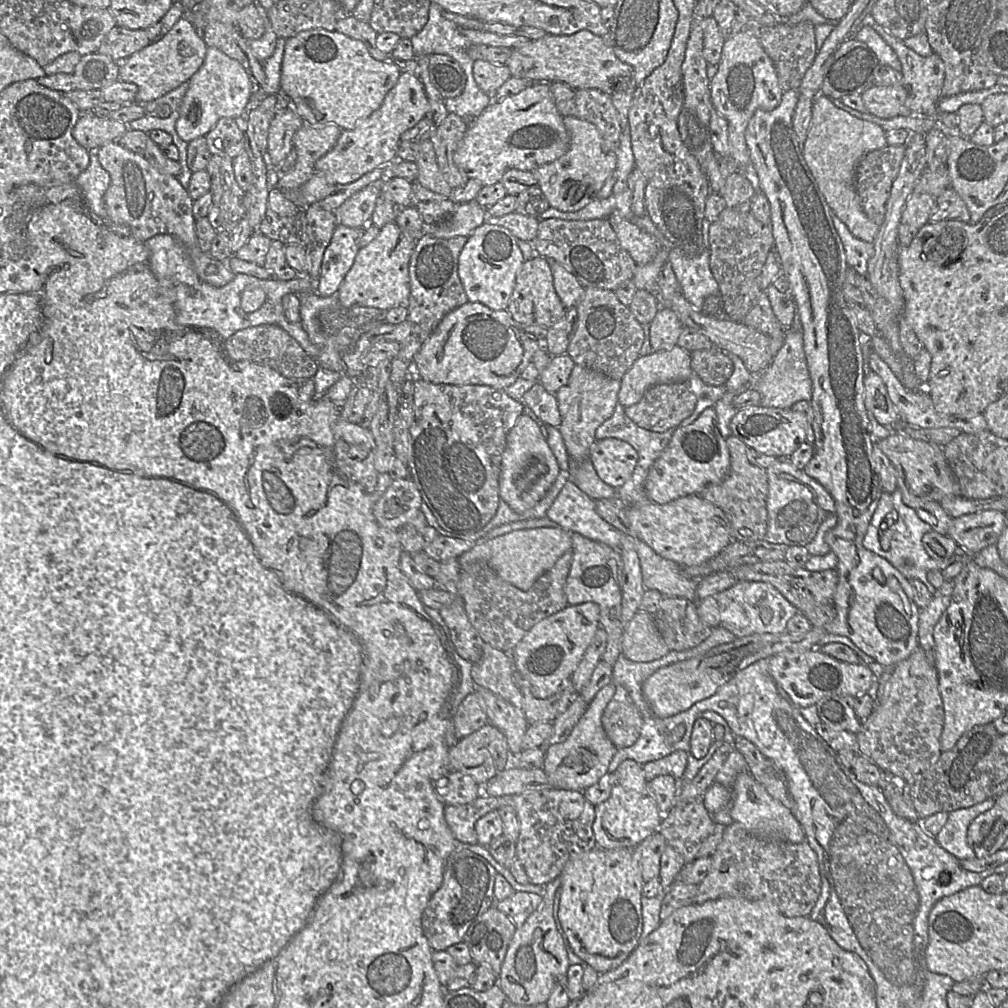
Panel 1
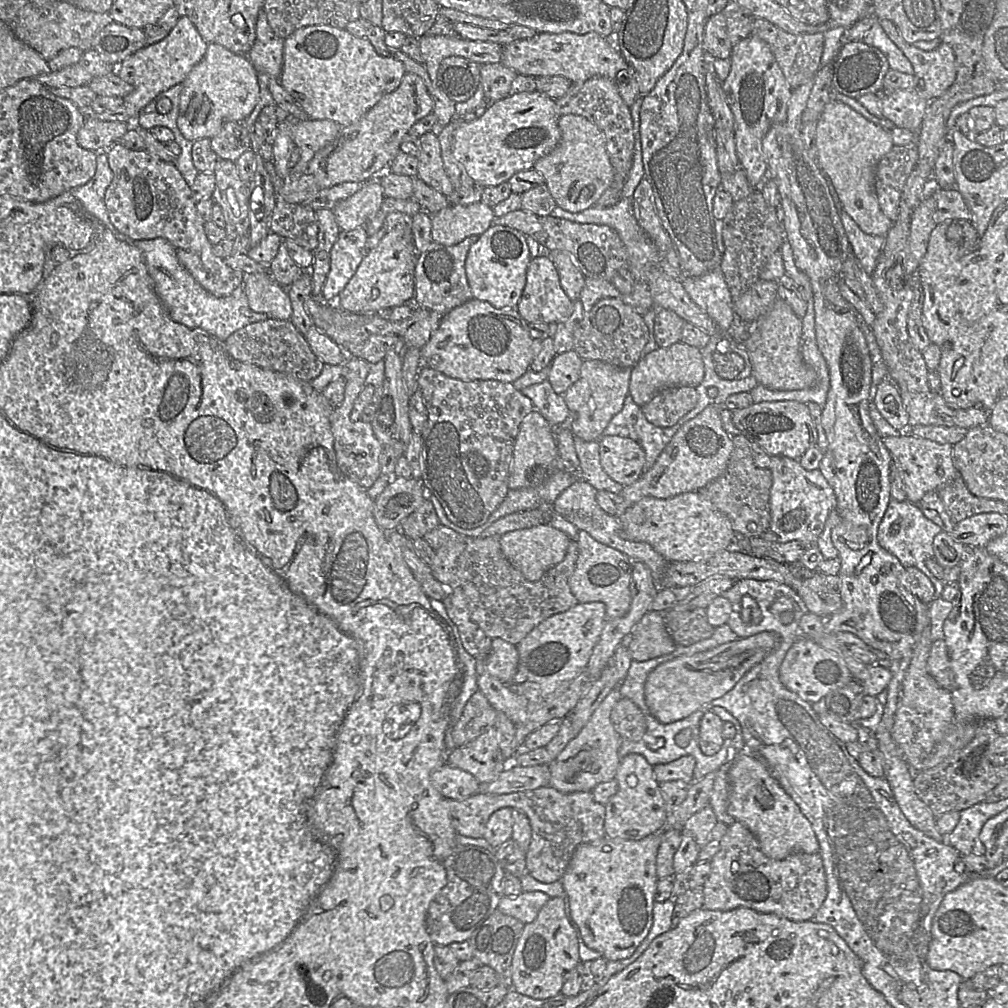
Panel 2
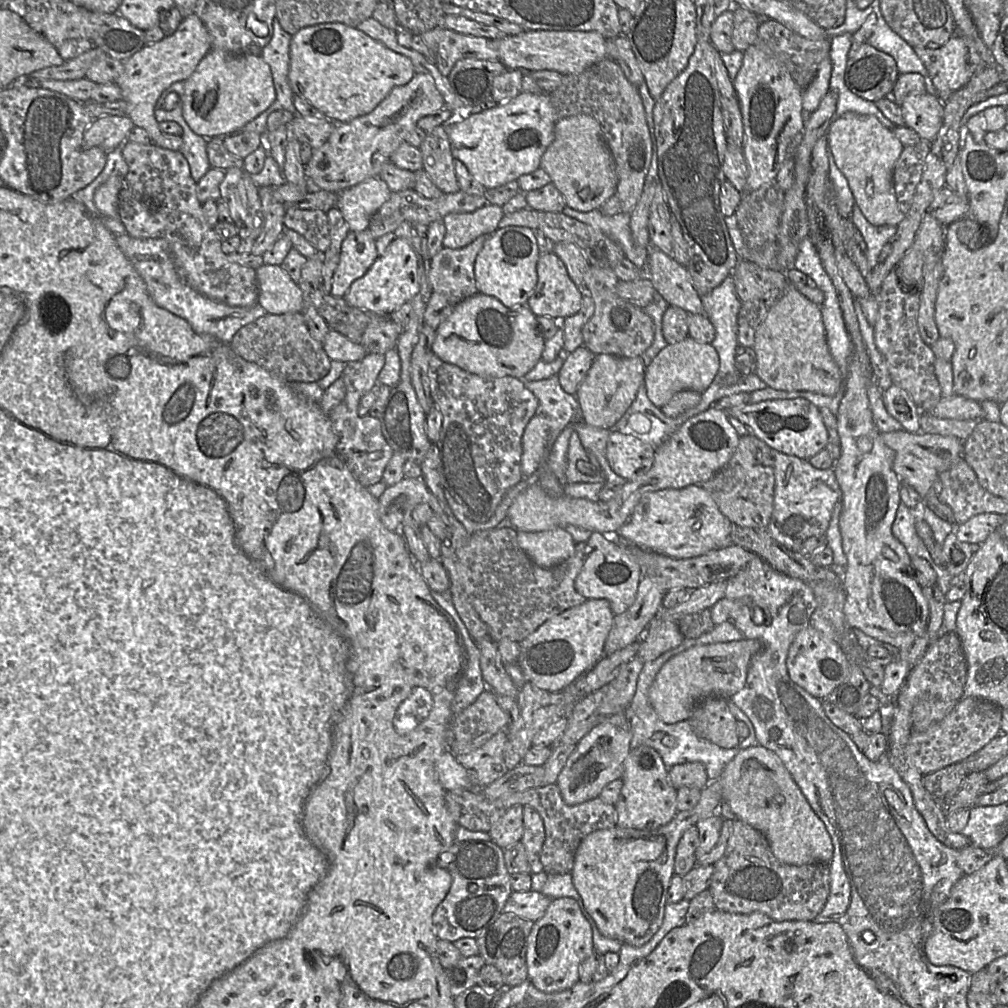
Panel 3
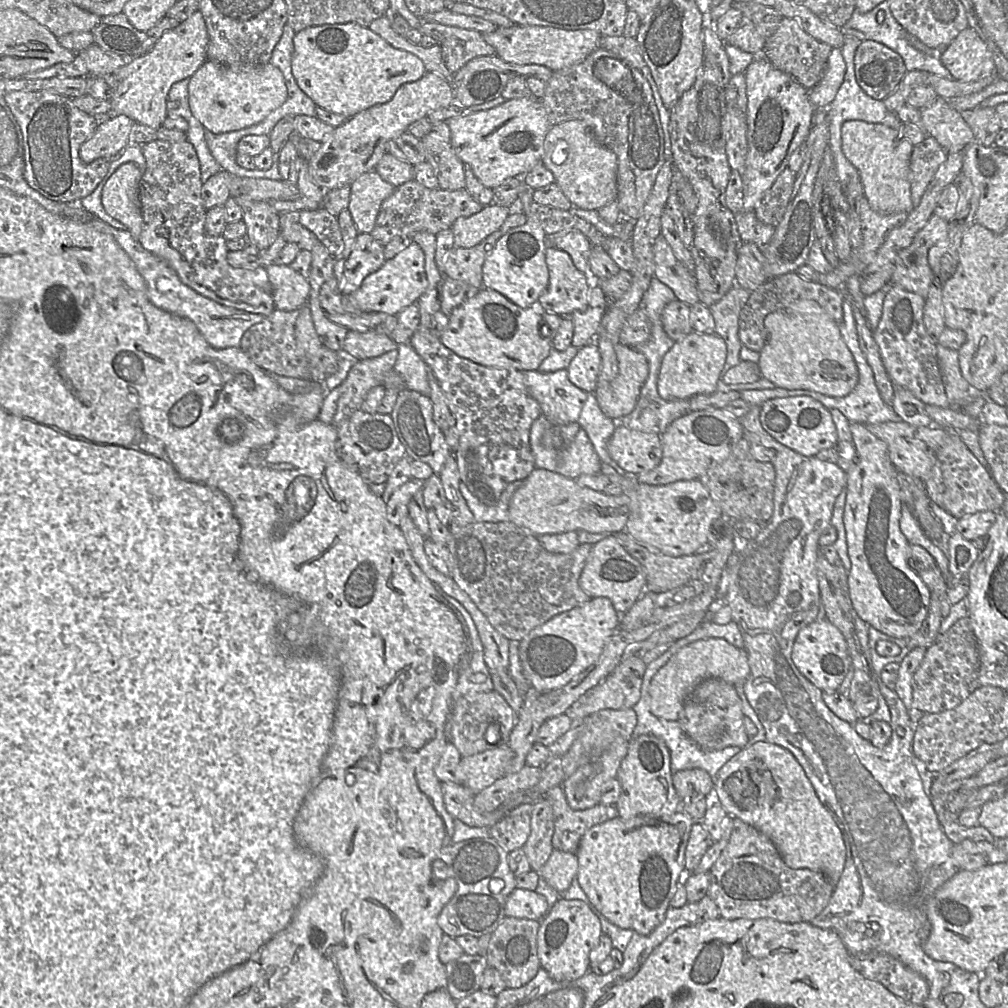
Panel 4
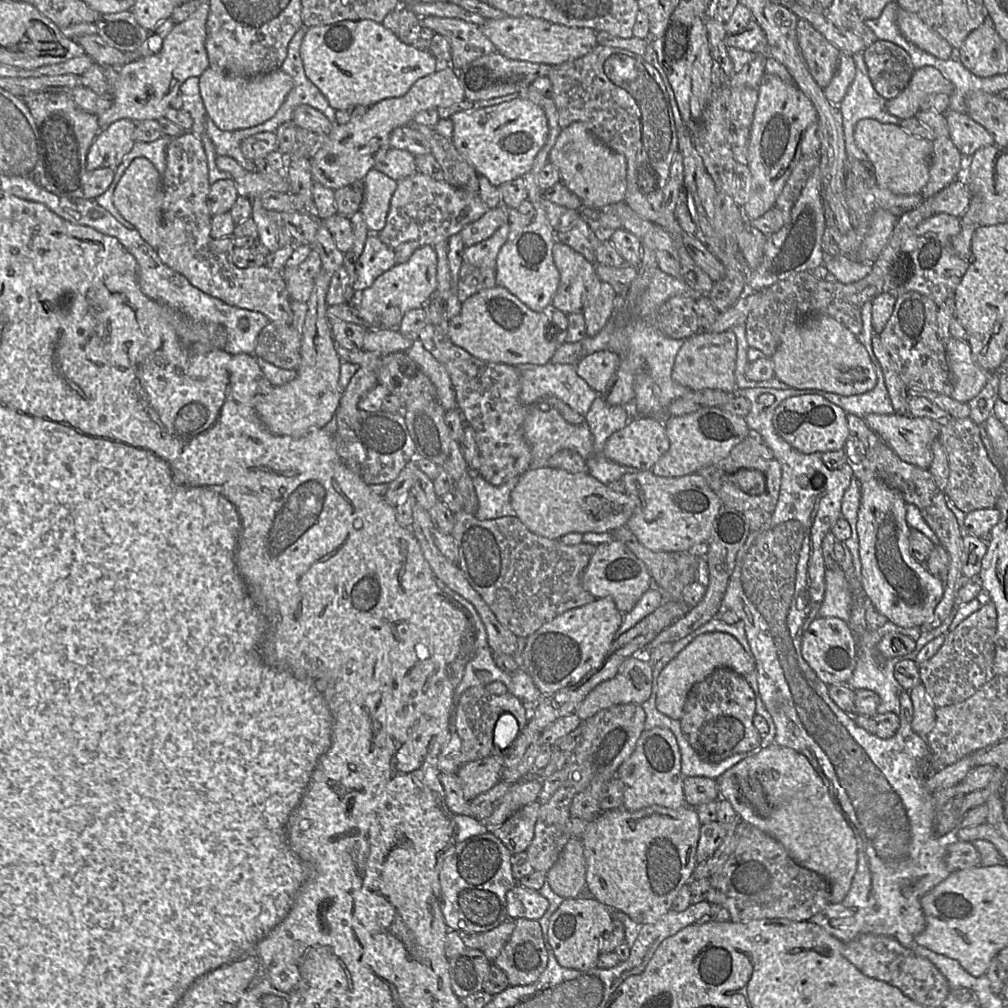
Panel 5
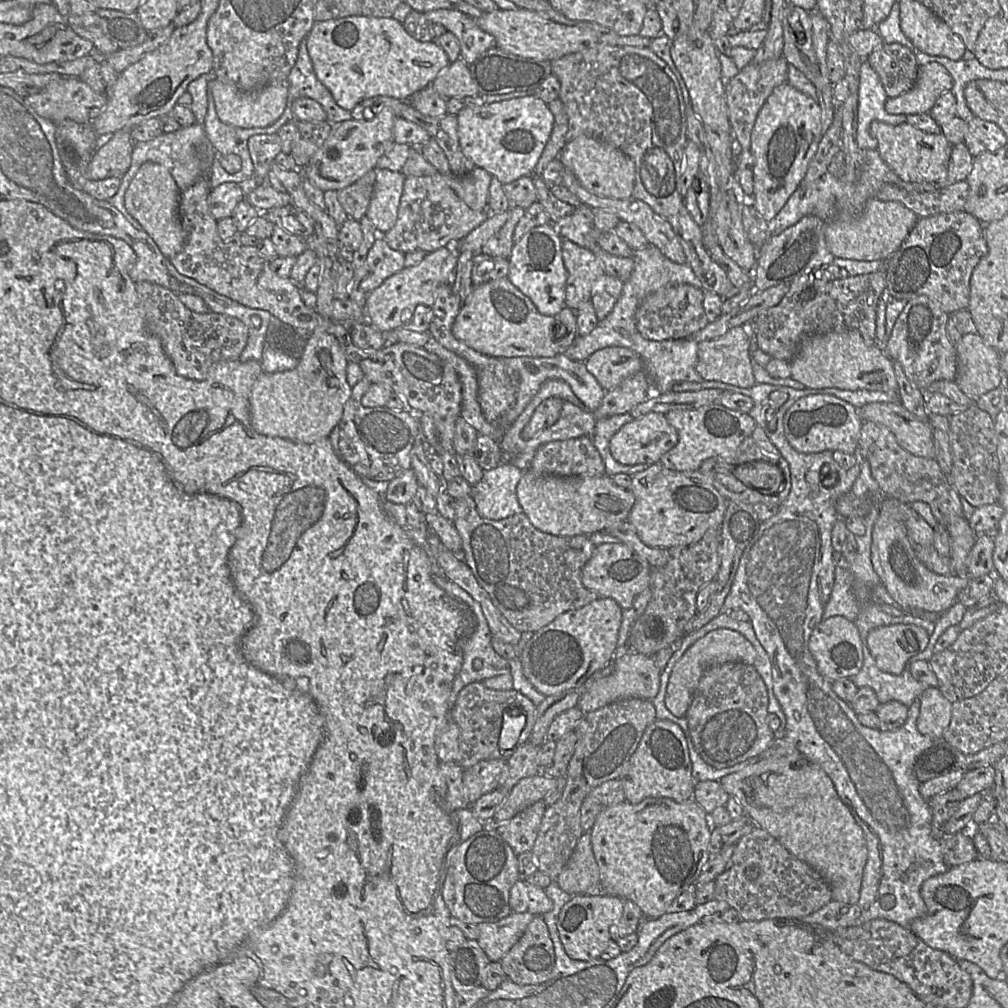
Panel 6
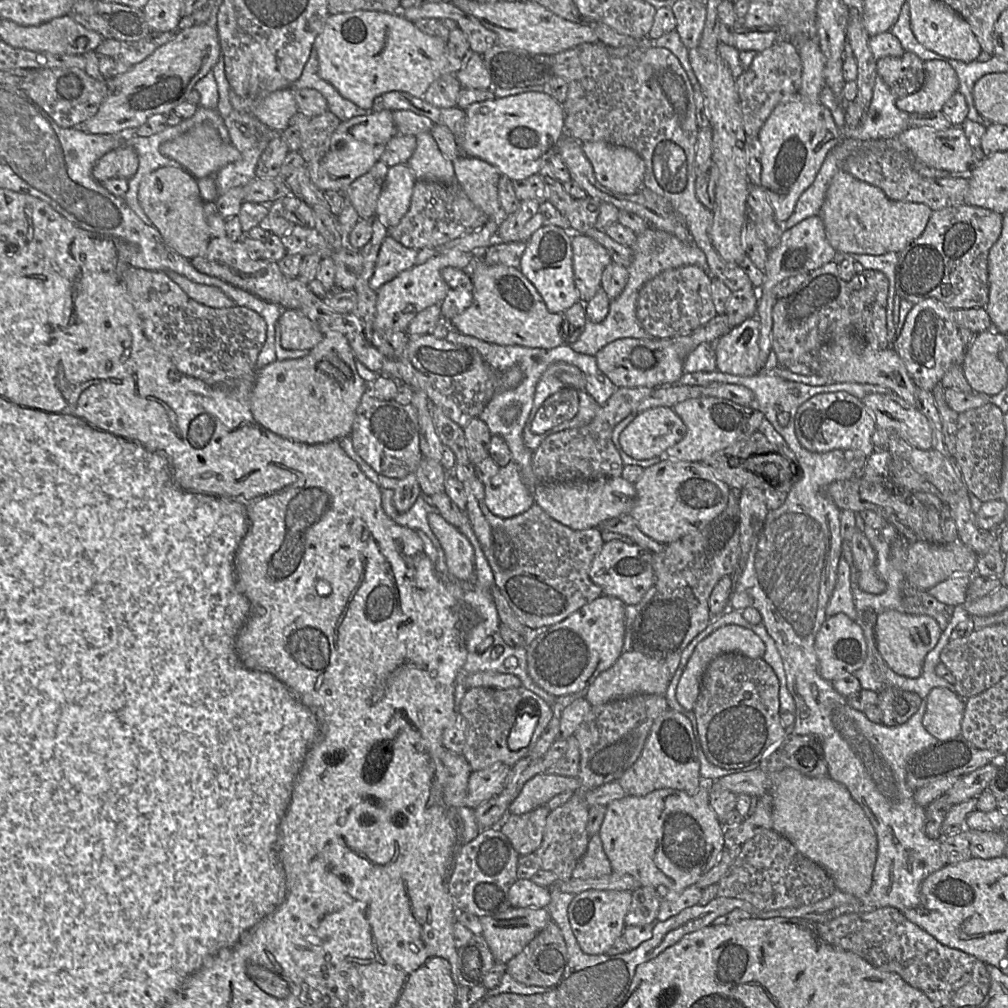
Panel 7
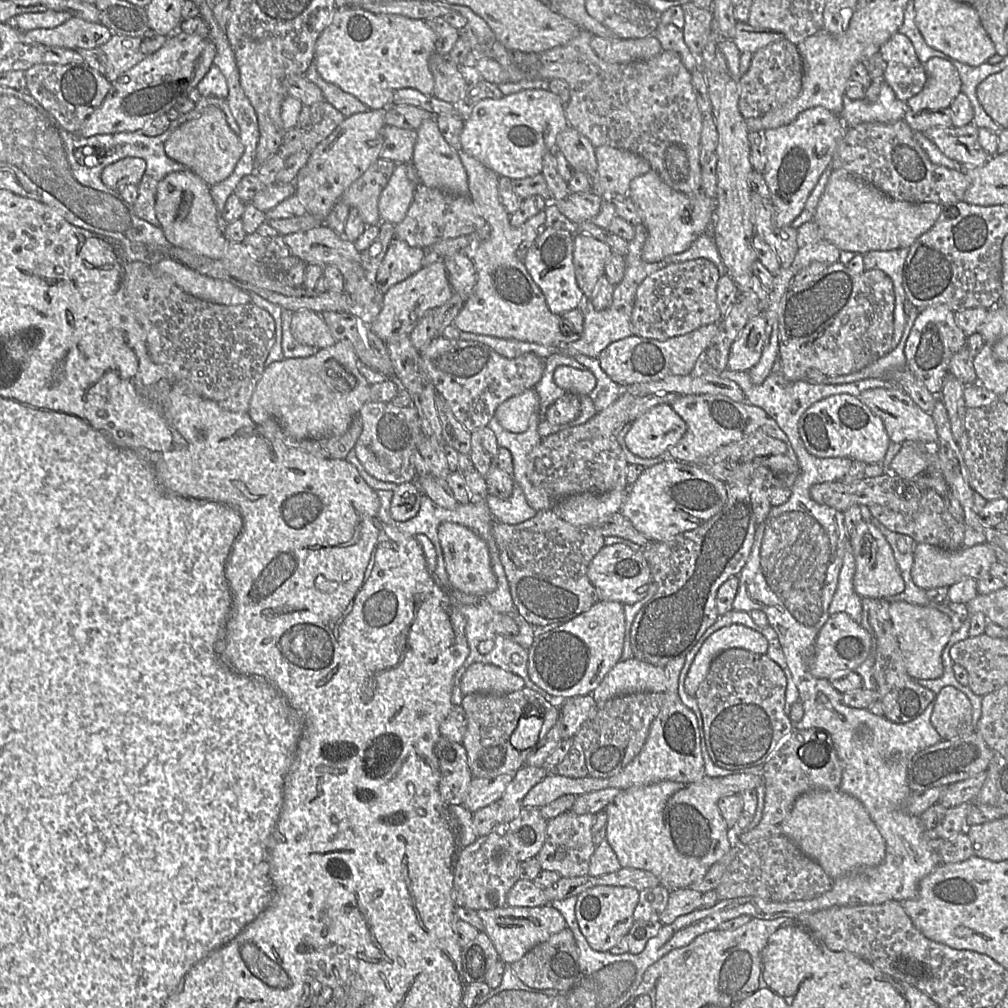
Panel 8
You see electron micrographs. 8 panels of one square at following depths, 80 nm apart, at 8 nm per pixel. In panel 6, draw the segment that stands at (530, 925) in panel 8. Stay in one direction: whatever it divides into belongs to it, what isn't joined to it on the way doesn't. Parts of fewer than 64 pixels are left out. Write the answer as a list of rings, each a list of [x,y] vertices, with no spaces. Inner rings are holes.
[[[511,912],[495,923],[477,925],[480,933],[478,943],[491,962],[499,962],[520,939],[534,915]]]

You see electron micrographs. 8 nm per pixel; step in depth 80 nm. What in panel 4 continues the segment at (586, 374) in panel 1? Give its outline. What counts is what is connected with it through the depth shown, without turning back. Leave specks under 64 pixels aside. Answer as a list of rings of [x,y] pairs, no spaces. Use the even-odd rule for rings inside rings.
[[[615,346],[618,374],[610,382],[597,383],[593,394],[602,412],[619,422],[635,407],[640,389],[648,376],[648,361],[636,348]]]

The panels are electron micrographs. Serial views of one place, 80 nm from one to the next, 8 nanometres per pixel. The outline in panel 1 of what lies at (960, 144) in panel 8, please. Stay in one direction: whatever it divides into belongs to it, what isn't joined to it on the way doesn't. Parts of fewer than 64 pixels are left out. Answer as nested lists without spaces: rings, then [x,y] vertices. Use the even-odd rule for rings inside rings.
[[[821,94],[813,103],[811,121],[806,141],[802,145],[802,154],[820,191],[831,208],[832,216],[839,218],[857,238],[873,242],[880,226],[874,223],[864,212],[855,188],[855,172],[860,160],[869,152],[887,146],[886,131],[873,122],[859,119],[838,108],[832,99]]]

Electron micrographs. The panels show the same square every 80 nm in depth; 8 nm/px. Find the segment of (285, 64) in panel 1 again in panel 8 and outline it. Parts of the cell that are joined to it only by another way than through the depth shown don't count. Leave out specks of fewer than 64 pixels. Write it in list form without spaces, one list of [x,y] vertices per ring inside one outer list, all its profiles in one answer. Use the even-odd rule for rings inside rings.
[[[361,7],[336,8],[315,45],[316,70],[323,80],[352,94],[370,110],[387,110],[393,105],[394,93],[401,89],[415,89],[432,96],[434,78],[429,68],[429,58],[436,52],[435,43],[436,36],[424,20],[398,14],[373,13]]]

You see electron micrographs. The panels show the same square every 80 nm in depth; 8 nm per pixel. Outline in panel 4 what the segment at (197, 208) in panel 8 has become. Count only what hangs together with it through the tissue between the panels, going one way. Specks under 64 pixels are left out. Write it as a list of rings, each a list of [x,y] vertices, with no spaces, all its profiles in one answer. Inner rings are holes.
[[[129,162],[121,165],[105,182],[101,203],[105,212],[118,220],[136,240],[143,228],[140,184],[143,170]]]

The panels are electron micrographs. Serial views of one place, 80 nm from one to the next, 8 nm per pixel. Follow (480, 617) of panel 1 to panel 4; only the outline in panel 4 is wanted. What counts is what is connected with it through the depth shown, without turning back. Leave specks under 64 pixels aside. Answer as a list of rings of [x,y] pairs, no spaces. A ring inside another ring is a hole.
[[[472,522],[467,526],[460,528],[458,531],[452,531],[450,533],[450,542],[446,543],[448,549],[453,556],[453,579],[458,586],[465,591],[469,597],[474,601],[478,609],[486,616],[489,623],[504,637],[510,641],[521,641],[530,631],[539,627],[540,625],[547,622],[552,617],[568,611],[572,608],[578,607],[590,601],[591,597],[587,595],[579,586],[579,577],[585,566],[586,560],[591,552],[593,545],[591,544],[580,544],[571,553],[568,554],[557,554],[547,551],[542,544],[539,542],[534,534],[518,527],[513,522]]]

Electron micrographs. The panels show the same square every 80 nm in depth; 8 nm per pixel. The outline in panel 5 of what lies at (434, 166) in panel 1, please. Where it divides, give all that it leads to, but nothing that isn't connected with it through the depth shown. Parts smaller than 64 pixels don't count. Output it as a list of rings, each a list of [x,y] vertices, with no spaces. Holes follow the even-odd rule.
[[[451,118],[440,119],[433,126],[419,125],[412,120],[407,124],[418,130],[427,139],[430,150],[443,171],[446,183],[455,188],[465,187],[477,172],[465,160],[453,144],[453,122]]]

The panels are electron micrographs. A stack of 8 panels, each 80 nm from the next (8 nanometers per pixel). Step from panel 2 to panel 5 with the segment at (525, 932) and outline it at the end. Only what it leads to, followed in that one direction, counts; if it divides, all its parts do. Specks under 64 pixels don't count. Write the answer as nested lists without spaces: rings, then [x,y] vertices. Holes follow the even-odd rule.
[[[594,897],[565,899],[549,919],[545,937],[548,952],[551,950],[560,966],[585,971],[596,966],[600,943],[613,920],[613,909]]]

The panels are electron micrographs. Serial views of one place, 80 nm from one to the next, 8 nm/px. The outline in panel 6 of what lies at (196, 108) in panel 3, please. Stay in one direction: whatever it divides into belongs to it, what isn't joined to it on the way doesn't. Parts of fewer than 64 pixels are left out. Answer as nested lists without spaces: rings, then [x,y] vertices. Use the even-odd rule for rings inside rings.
[[[210,78],[207,89],[208,99],[211,95],[221,122],[247,129],[270,126],[281,117],[287,106],[289,83],[288,80],[282,80],[252,92],[245,92],[217,78]]]

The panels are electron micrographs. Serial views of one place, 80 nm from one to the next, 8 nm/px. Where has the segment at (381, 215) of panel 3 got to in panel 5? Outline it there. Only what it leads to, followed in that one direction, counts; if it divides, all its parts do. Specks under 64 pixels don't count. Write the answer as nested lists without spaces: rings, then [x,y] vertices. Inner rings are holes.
[[[417,171],[398,182],[390,201],[386,224],[377,236],[392,249],[410,241],[419,242],[420,246],[434,246],[439,241],[459,234],[466,225],[481,218],[488,209],[478,194],[452,187],[445,181],[437,181]]]

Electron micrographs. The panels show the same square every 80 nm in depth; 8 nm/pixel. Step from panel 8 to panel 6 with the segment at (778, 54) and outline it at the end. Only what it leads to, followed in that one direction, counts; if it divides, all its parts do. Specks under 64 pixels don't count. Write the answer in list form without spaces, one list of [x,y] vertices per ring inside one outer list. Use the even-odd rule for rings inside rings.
[[[780,56],[760,64],[752,64],[750,62],[735,77],[726,81],[725,96],[729,122],[733,137],[740,144],[741,152],[750,148],[751,134],[756,118],[767,98],[777,86],[787,83],[788,69],[787,60]]]

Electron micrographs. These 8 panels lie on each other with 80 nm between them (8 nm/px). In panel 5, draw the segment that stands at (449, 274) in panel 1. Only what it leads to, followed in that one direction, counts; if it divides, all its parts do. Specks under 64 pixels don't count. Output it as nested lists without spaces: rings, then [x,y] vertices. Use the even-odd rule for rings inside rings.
[[[508,221],[490,238],[466,247],[463,251],[463,263],[471,264],[480,269],[483,275],[483,289],[492,288],[496,285],[496,259],[501,247],[508,240],[510,224],[511,222]]]

